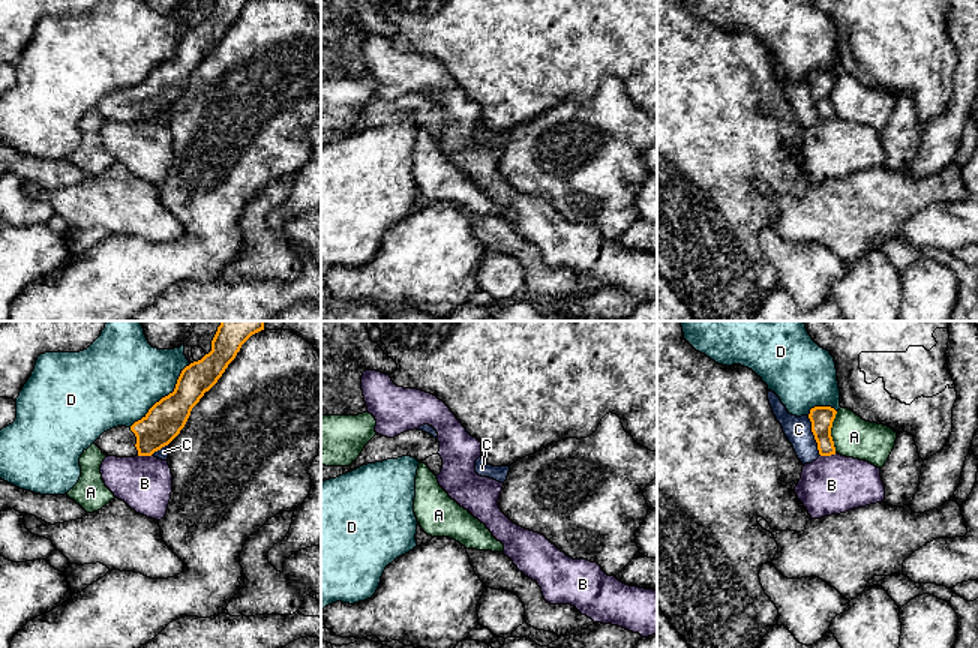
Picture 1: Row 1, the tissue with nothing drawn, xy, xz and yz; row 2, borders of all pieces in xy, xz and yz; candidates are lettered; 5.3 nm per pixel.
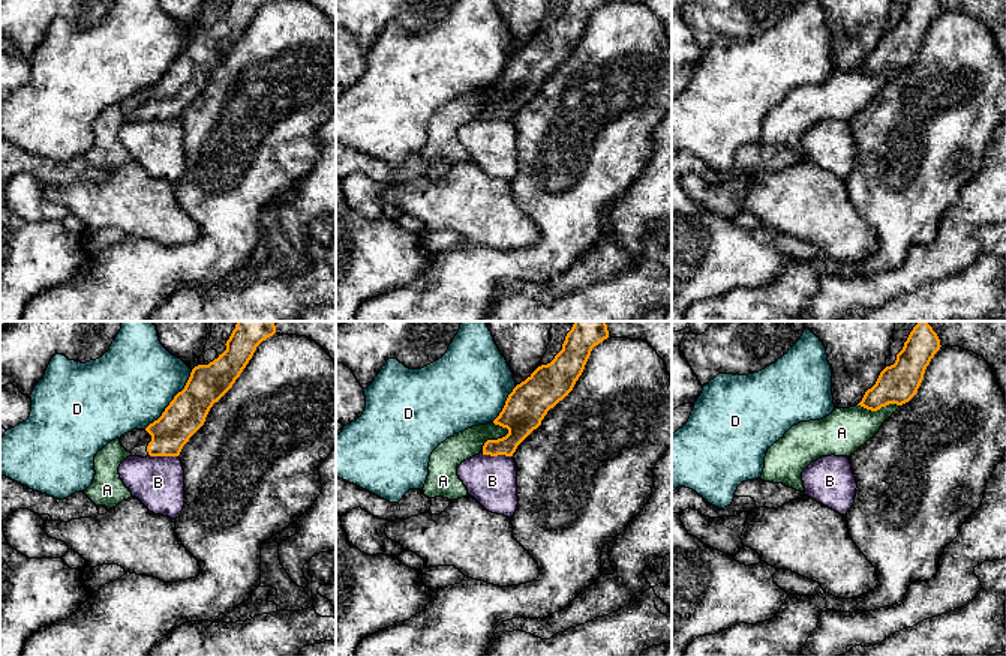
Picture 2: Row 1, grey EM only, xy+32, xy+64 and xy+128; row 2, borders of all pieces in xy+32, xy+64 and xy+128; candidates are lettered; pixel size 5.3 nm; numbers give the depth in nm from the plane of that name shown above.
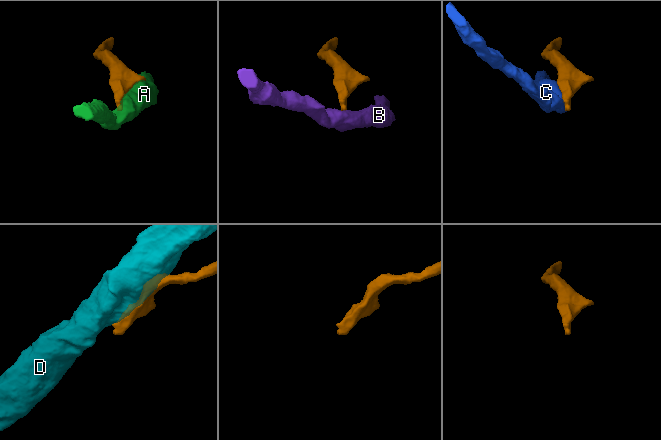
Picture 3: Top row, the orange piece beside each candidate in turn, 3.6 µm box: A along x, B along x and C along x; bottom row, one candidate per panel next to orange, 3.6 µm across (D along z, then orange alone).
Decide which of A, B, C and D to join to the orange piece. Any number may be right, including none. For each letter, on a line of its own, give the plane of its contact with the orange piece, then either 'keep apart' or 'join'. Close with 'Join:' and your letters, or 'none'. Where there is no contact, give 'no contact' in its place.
A: yz | keep apart
B: yz | keep apart
C: yz | keep apart
D: xy | keep apart
Join: none

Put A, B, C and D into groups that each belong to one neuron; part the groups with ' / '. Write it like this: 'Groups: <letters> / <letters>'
Groups: A / B / C / D

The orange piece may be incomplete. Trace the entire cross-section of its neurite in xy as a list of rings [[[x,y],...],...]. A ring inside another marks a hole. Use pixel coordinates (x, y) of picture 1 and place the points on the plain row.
[[[214,0],[212,15],[186,30],[168,60],[156,66],[130,92],[117,90],[104,96],[94,108],[106,120],[152,120],[168,110],[184,92],[192,72],[222,40],[250,0]]]

